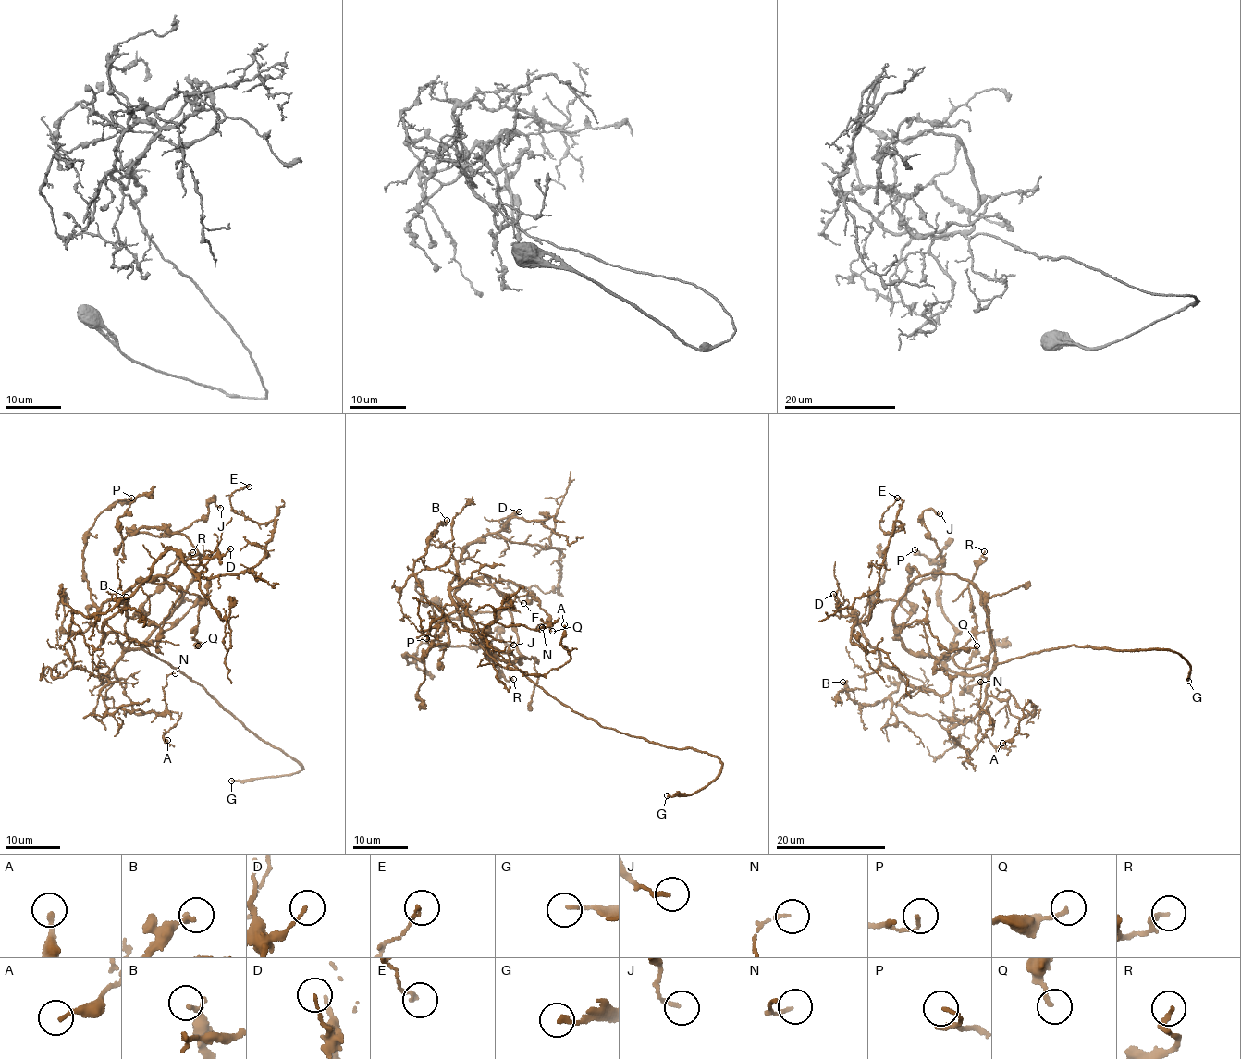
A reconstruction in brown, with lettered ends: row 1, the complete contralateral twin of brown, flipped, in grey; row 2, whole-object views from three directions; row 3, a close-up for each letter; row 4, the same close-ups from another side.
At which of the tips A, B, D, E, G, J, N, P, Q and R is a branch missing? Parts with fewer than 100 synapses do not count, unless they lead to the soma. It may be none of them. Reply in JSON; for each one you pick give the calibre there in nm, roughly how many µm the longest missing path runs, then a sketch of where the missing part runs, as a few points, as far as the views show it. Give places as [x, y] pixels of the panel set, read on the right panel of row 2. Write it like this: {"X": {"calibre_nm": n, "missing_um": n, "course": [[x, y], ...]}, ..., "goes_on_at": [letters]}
{"G": {"calibre_nm": 160, "missing_um": 45, "course": [[1188, 681], [1169, 714], [1144, 744], [1087, 778], [1069, 781]]}, "goes_on_at": ["G"]}

